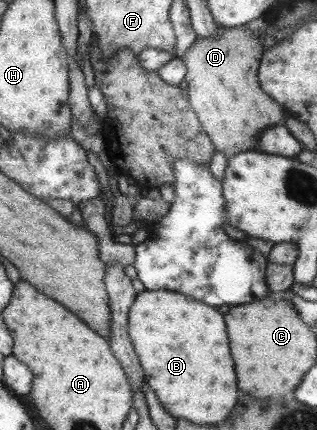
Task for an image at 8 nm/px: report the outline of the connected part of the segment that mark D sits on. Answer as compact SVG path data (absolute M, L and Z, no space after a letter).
M216 24L216 37L196 37L184 56L188 103L193 109L202 131L212 142L215 151L226 159L244 151L254 151L256 137L280 123L285 109L264 93L256 77L262 58L262 38L247 32L245 27L222 27Z

